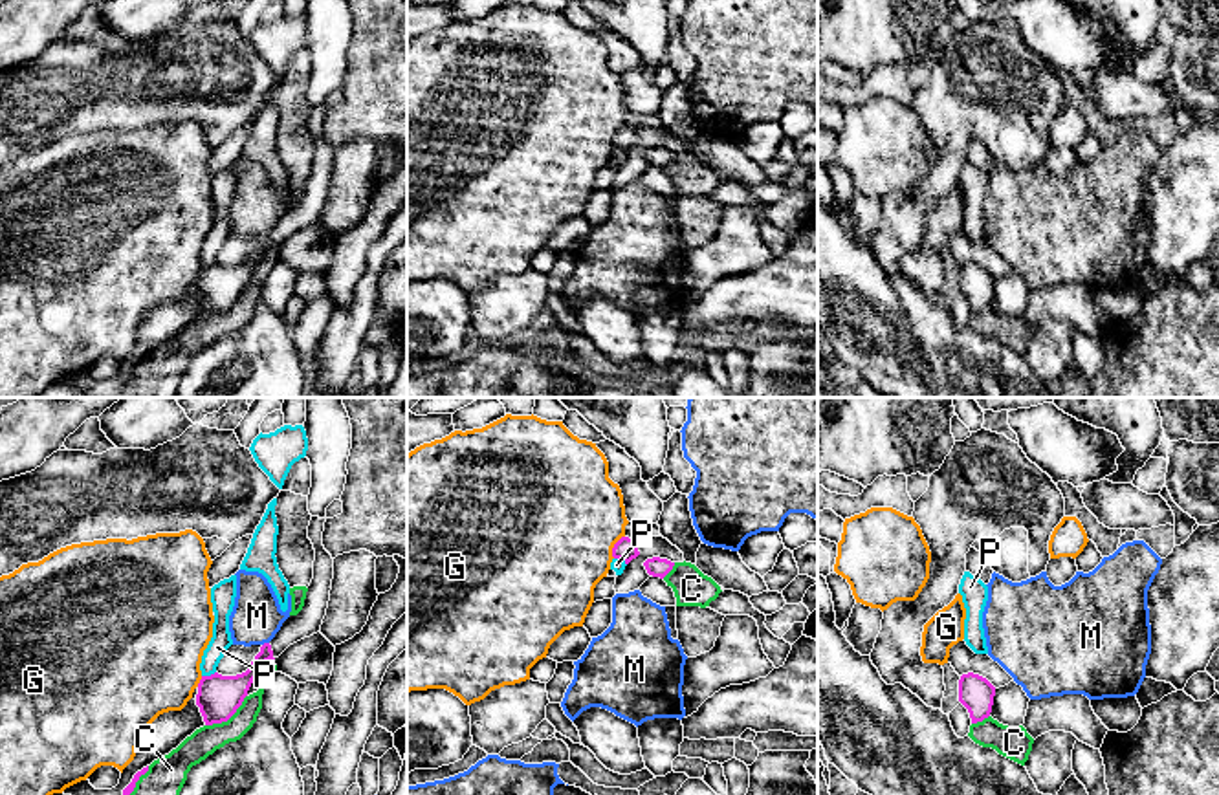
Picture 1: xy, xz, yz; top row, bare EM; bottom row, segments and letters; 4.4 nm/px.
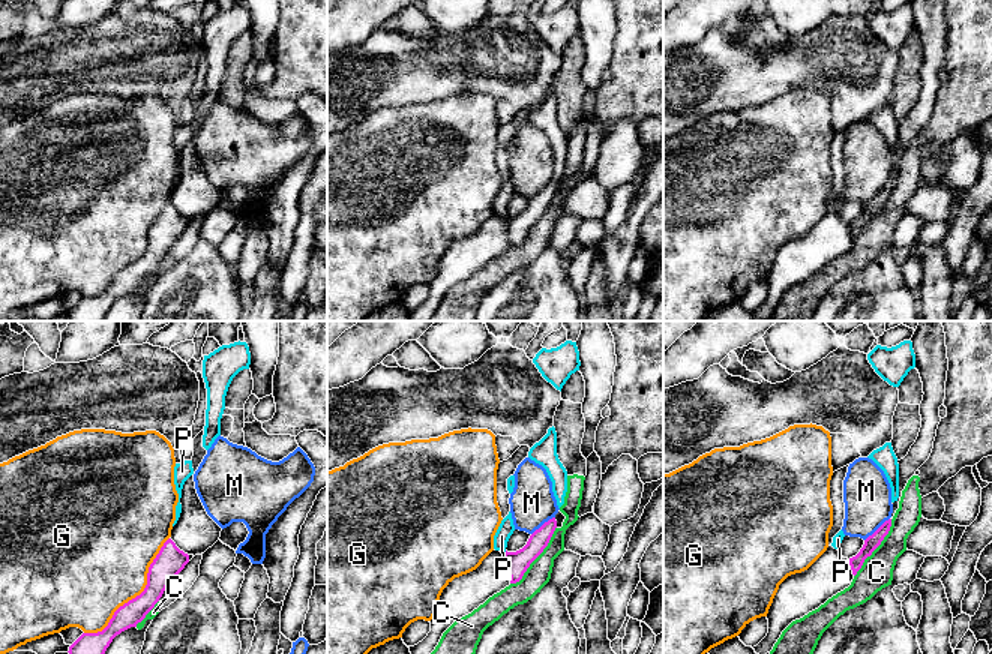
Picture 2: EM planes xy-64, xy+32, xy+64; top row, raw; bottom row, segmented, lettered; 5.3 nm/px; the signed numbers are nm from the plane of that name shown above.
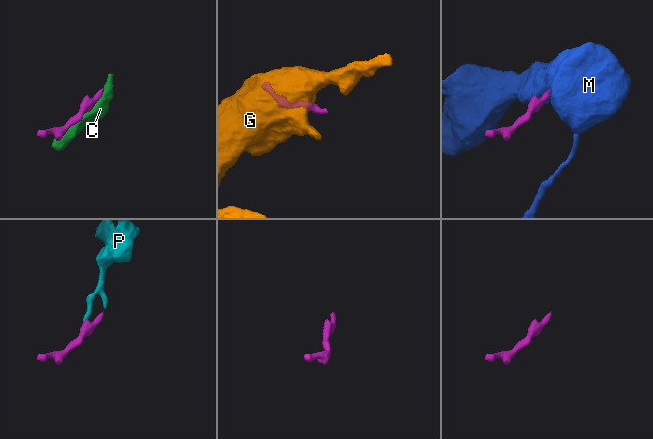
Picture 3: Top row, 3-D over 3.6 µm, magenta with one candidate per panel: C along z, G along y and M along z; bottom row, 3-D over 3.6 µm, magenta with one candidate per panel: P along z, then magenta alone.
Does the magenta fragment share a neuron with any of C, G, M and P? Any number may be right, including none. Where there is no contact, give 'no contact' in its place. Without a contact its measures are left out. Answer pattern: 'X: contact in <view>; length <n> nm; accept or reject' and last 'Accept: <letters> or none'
C: contact in xy; length 240 nm; reject
G: contact in xz; length 120 nm; reject
M: contact in xy; length 40 nm; reject
P: contact in xy; length 70 nm; accept
Accept: P

